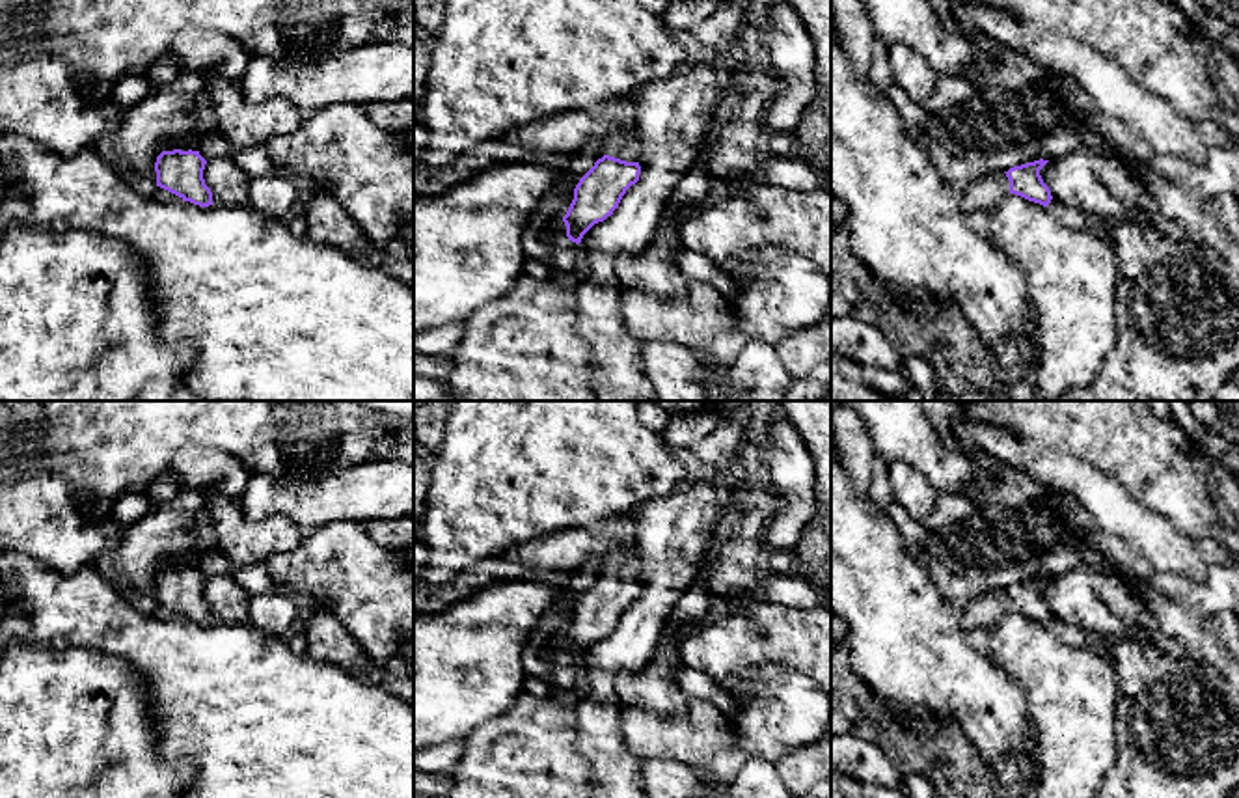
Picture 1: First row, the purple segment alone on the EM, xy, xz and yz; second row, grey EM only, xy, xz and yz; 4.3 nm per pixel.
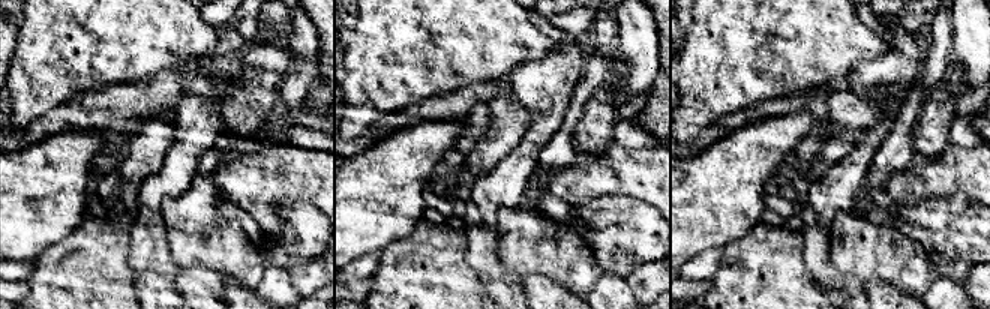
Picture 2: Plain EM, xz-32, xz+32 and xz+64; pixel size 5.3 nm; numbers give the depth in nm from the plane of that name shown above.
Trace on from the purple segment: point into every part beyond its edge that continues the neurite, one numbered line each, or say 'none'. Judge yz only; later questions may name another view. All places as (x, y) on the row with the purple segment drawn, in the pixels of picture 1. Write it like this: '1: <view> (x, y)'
1: yz (988, 191)

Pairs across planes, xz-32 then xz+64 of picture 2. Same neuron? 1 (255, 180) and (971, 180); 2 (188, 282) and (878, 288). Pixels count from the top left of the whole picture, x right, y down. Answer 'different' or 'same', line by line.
1: same
2: same

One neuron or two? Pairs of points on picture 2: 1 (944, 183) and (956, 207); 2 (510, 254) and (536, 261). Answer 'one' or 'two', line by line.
1: two
2: one

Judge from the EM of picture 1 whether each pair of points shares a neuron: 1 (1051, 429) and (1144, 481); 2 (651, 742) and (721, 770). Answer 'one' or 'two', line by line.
1: one
2: one

